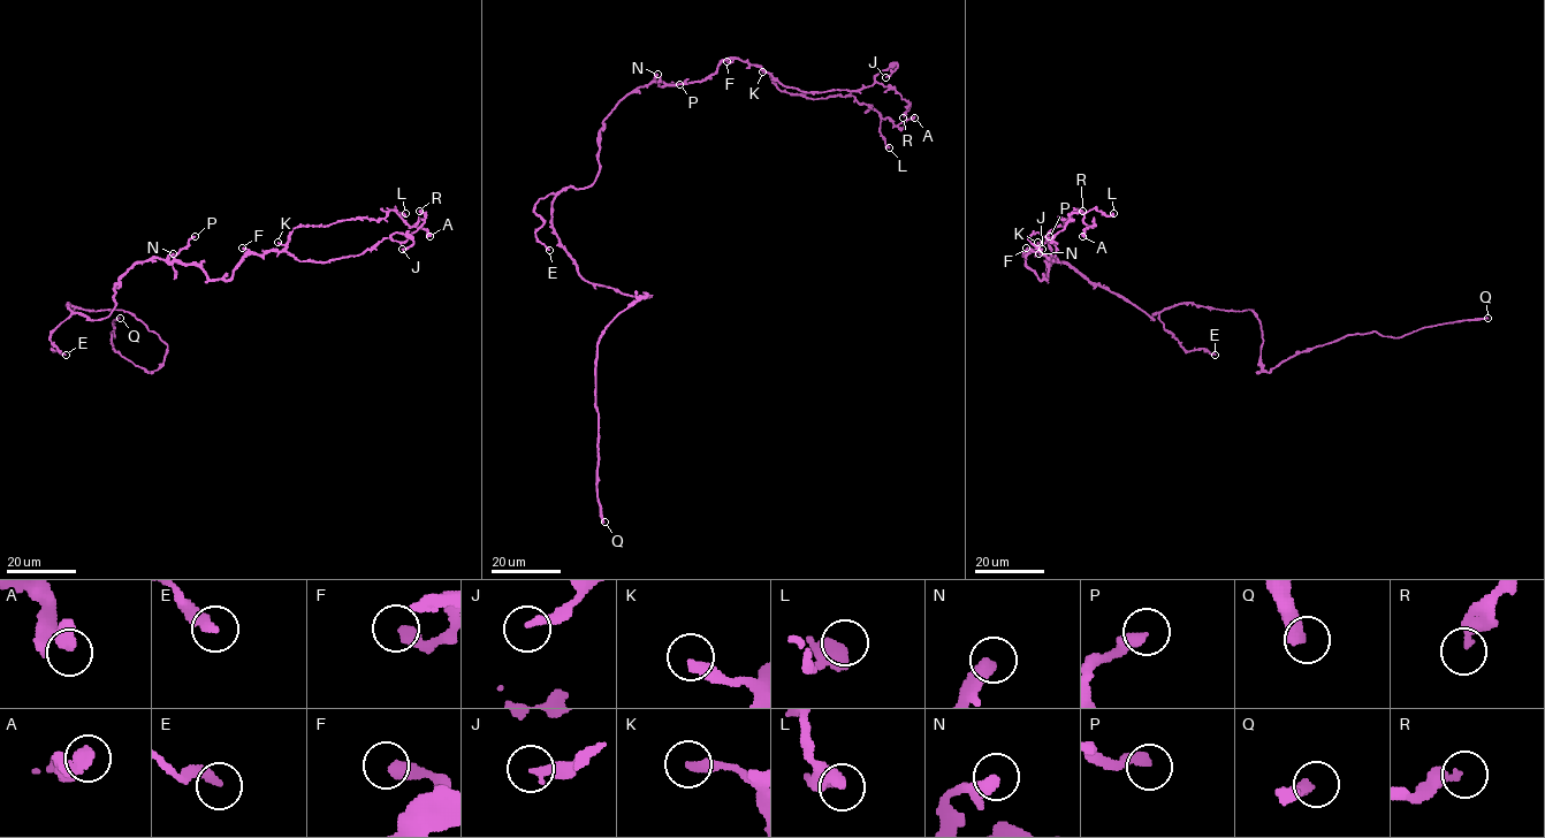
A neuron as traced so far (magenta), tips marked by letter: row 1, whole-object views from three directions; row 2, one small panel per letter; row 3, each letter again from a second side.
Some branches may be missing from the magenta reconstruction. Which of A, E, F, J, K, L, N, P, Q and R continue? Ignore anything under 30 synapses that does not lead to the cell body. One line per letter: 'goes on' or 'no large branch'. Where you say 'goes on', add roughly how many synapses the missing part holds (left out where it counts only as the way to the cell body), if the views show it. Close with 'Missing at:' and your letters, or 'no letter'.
A: no large branch
E: no large branch
F: no large branch
J: no large branch
K: no large branch
L: no large branch
N: no large branch
P: no large branch
Q: goes on; 130 synapses
R: no large branch
Missing at: Q

